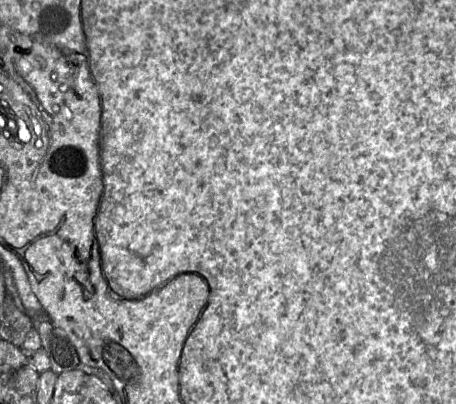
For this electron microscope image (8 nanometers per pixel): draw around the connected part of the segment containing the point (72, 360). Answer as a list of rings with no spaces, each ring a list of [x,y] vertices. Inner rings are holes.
[[[45,311],[28,315],[31,317],[33,329],[39,333],[42,349],[50,359],[53,372],[59,375],[71,370],[81,370],[94,375],[94,367],[87,366],[80,361],[76,348],[67,334]]]

